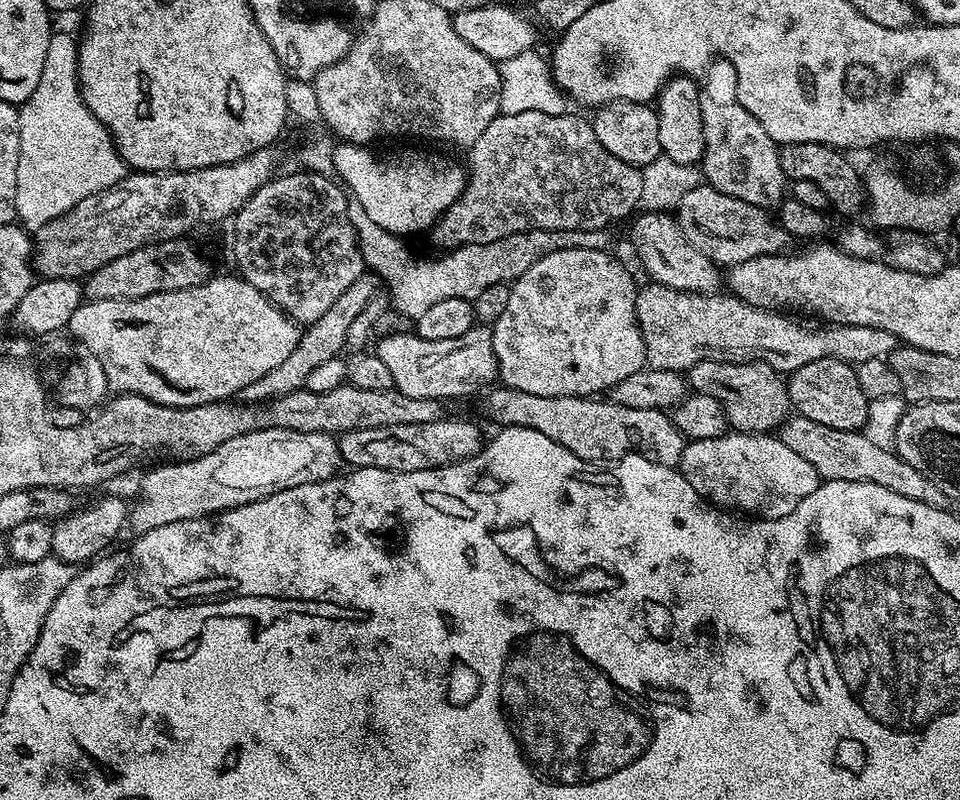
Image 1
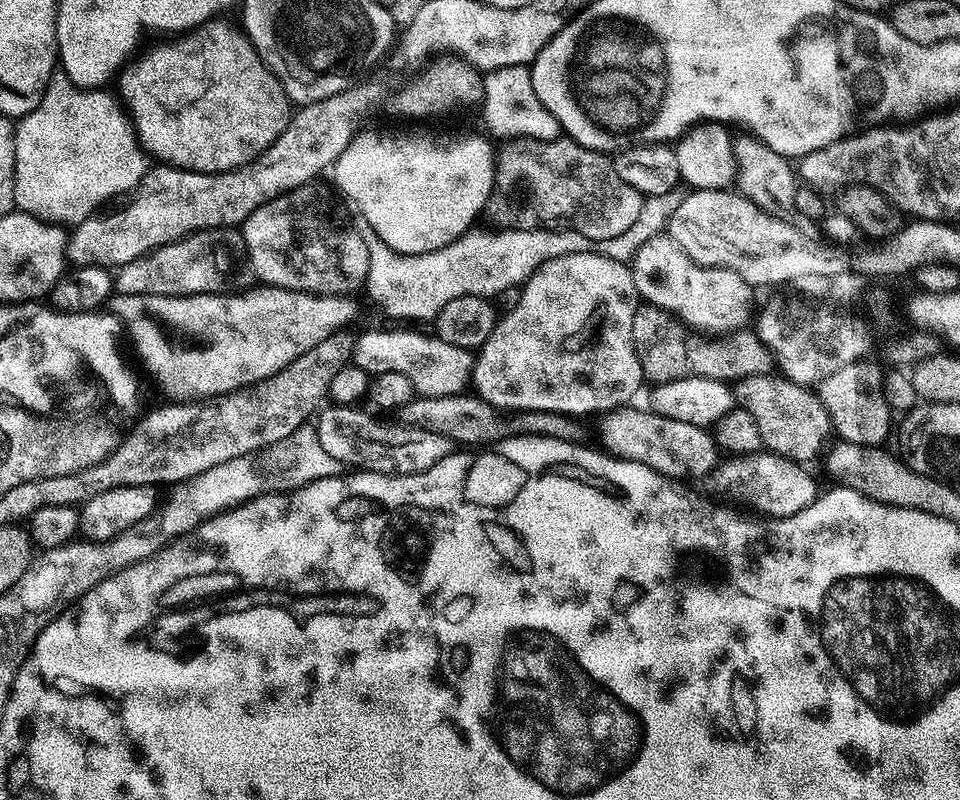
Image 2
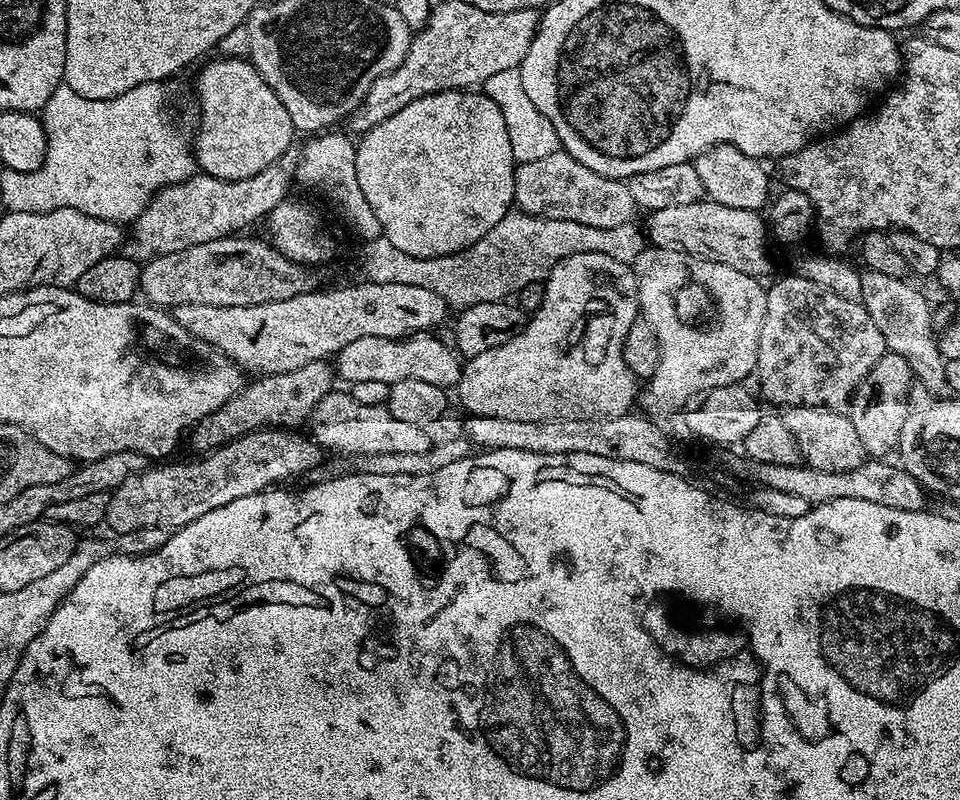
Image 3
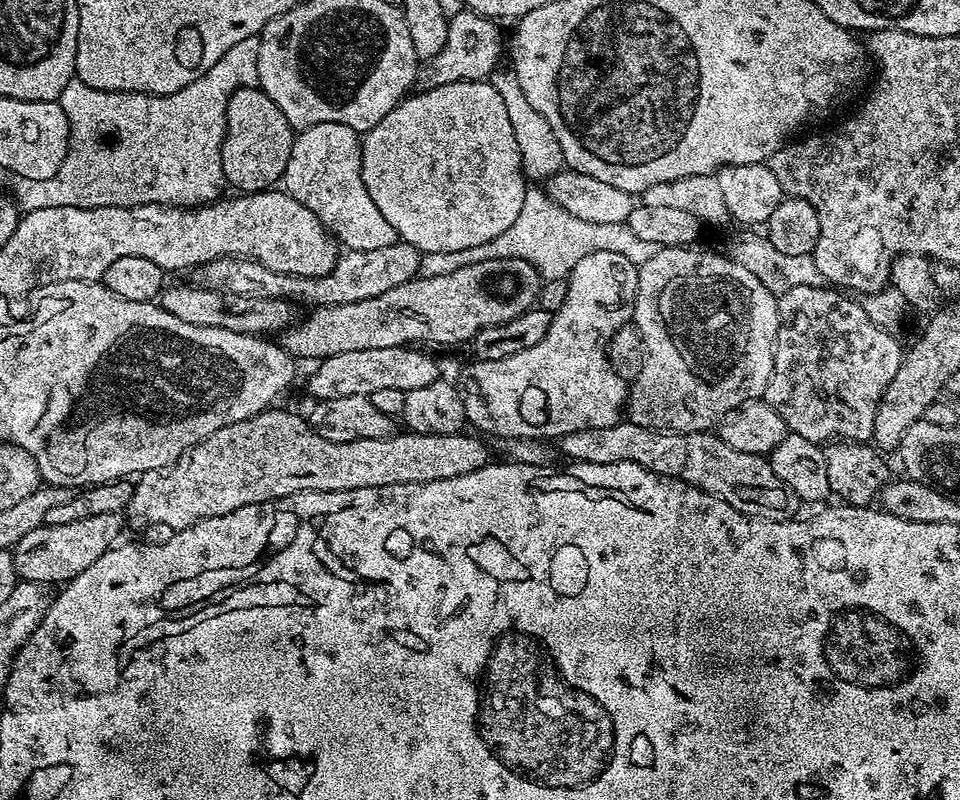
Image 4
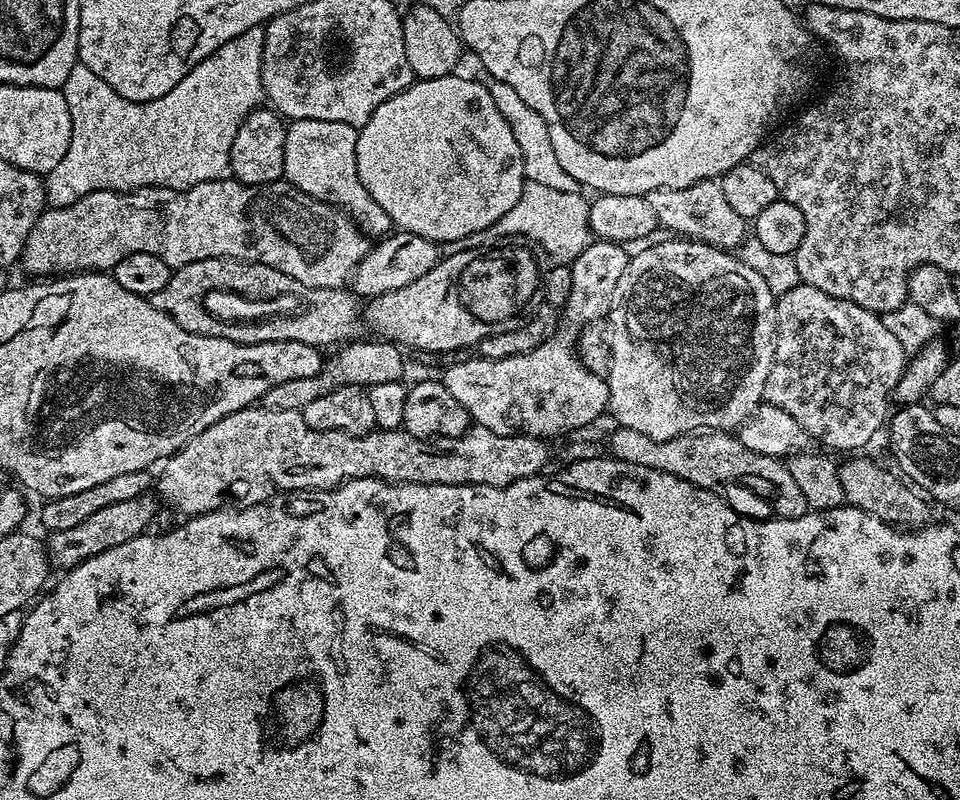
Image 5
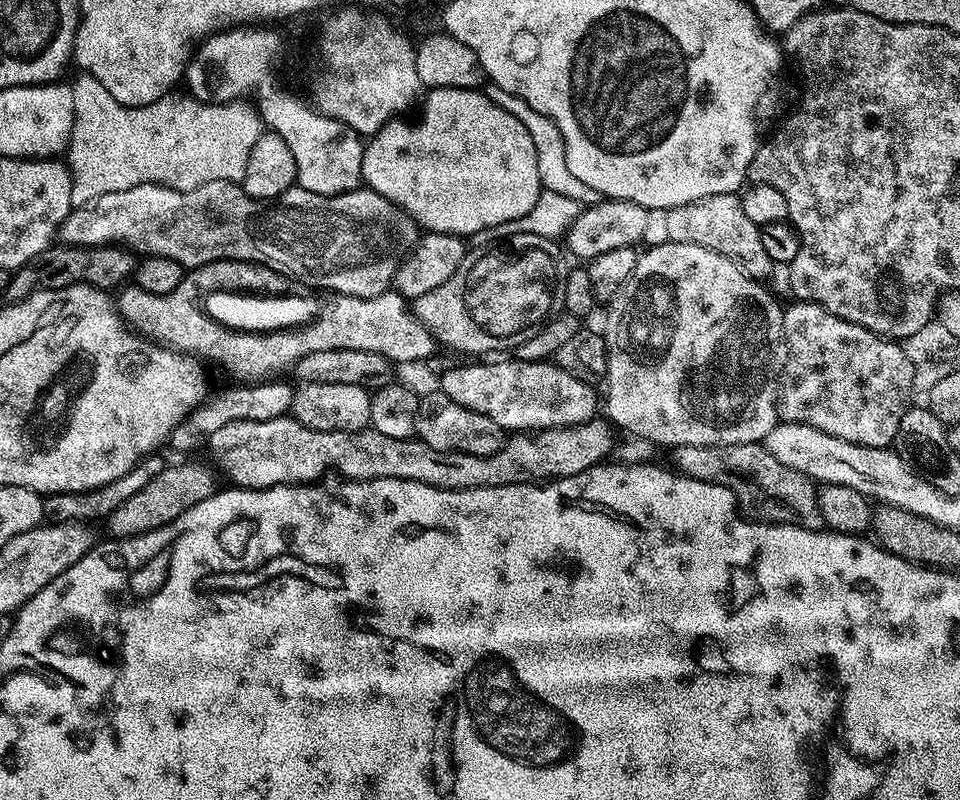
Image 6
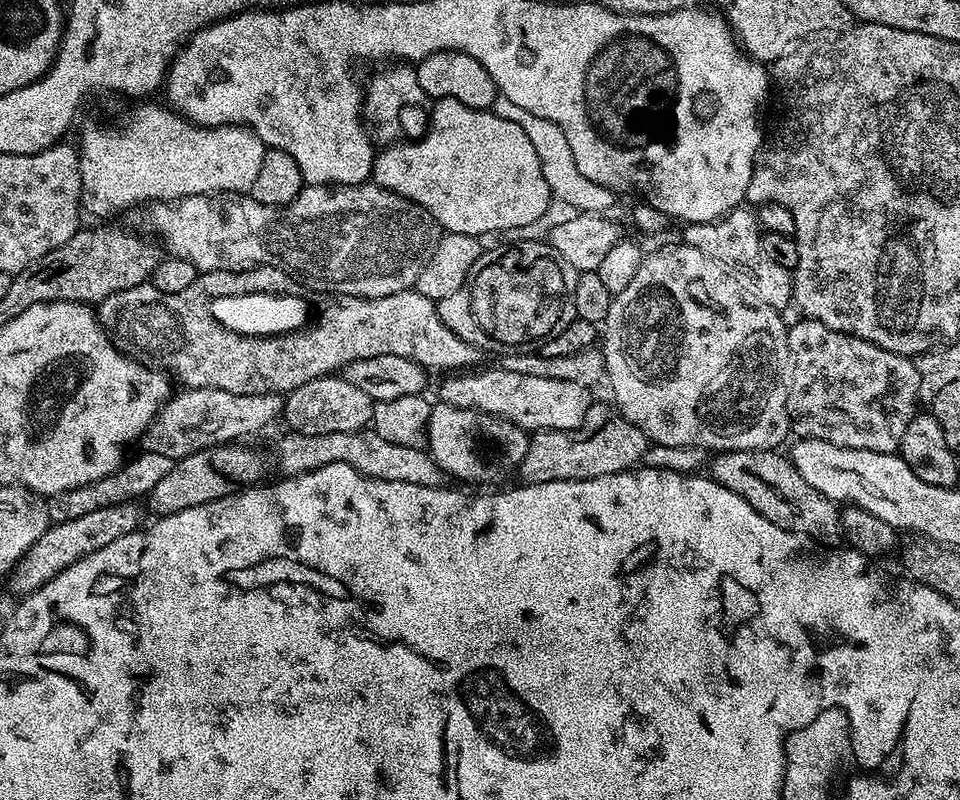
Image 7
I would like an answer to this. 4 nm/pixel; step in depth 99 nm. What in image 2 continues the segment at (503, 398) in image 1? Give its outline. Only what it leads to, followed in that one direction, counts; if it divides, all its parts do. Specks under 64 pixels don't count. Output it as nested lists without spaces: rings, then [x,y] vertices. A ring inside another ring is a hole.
[[[632,407],[613,408],[599,417],[596,432],[603,451],[616,459],[638,461],[672,479],[685,479],[686,474],[702,478],[714,469],[718,449],[715,437],[707,429]]]

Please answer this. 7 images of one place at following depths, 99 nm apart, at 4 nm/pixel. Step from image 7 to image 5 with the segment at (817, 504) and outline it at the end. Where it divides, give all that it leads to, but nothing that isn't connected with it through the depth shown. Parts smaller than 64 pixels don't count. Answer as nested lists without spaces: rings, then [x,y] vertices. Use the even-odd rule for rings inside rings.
[[[613,427],[612,437],[608,440],[608,448],[613,457],[622,462],[630,462],[634,466],[646,466],[650,470],[662,470],[662,474],[674,474],[674,478],[682,478],[699,488],[718,494],[739,516],[750,516],[754,520],[789,520],[804,516],[810,511],[806,502],[806,494],[794,482],[794,474],[790,474],[787,463],[783,459],[758,454],[754,450],[746,450],[742,446],[739,435],[728,430],[701,430],[687,432],[684,436],[675,436],[659,440],[650,438],[650,434],[641,434],[639,430]]]

